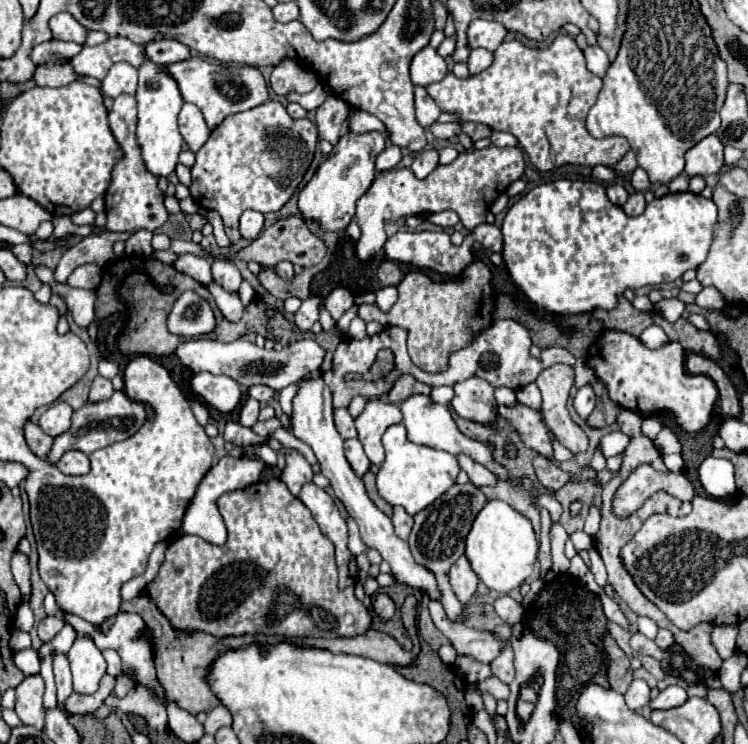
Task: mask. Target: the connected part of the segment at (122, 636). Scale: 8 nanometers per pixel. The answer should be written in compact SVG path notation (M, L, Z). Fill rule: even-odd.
M63 613L63 619L73 625L73 629L79 633L79 635L89 635L95 645L103 651L105 647L111 647L119 653L121 661L123 661L123 673L127 673L129 677L133 677L133 681L137 683L143 683L143 685L149 685L159 697L163 697L163 691L161 691L161 685L155 681L155 667L153 667L153 651L151 651L151 641L147 637L147 625L145 621L135 615L135 613L117 613L117 619L115 623L111 625L111 629L107 633L97 633L93 631L93 625L83 621L81 617L73 615L73 613Z

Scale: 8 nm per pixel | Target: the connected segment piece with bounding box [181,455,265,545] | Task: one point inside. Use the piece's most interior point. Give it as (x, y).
(202, 518)

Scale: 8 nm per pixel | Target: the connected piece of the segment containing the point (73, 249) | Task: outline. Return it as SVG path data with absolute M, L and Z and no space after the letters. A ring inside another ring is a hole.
M103 231L99 235L89 235L83 237L79 243L71 245L69 249L65 249L57 269L55 269L55 279L57 281L67 281L69 273L75 267L81 267L85 263L93 263L93 265L107 265L109 261L115 259L113 253L113 243L123 239L127 241L133 233L131 231L123 231L123 233L111 233L111 231Z

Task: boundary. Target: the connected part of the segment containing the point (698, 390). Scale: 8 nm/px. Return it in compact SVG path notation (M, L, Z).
M603 333L603 337L589 349L587 363L599 373L599 379L607 385L611 399L619 401L625 409L631 409L639 413L641 417L649 417L655 413L655 409L671 411L677 417L677 423L687 431L695 433L701 431L713 411L713 405L719 397L719 391L715 389L715 383L705 375L691 375L685 367L685 351L679 343L667 343L661 349L647 349L637 337L627 337L627 333Z

